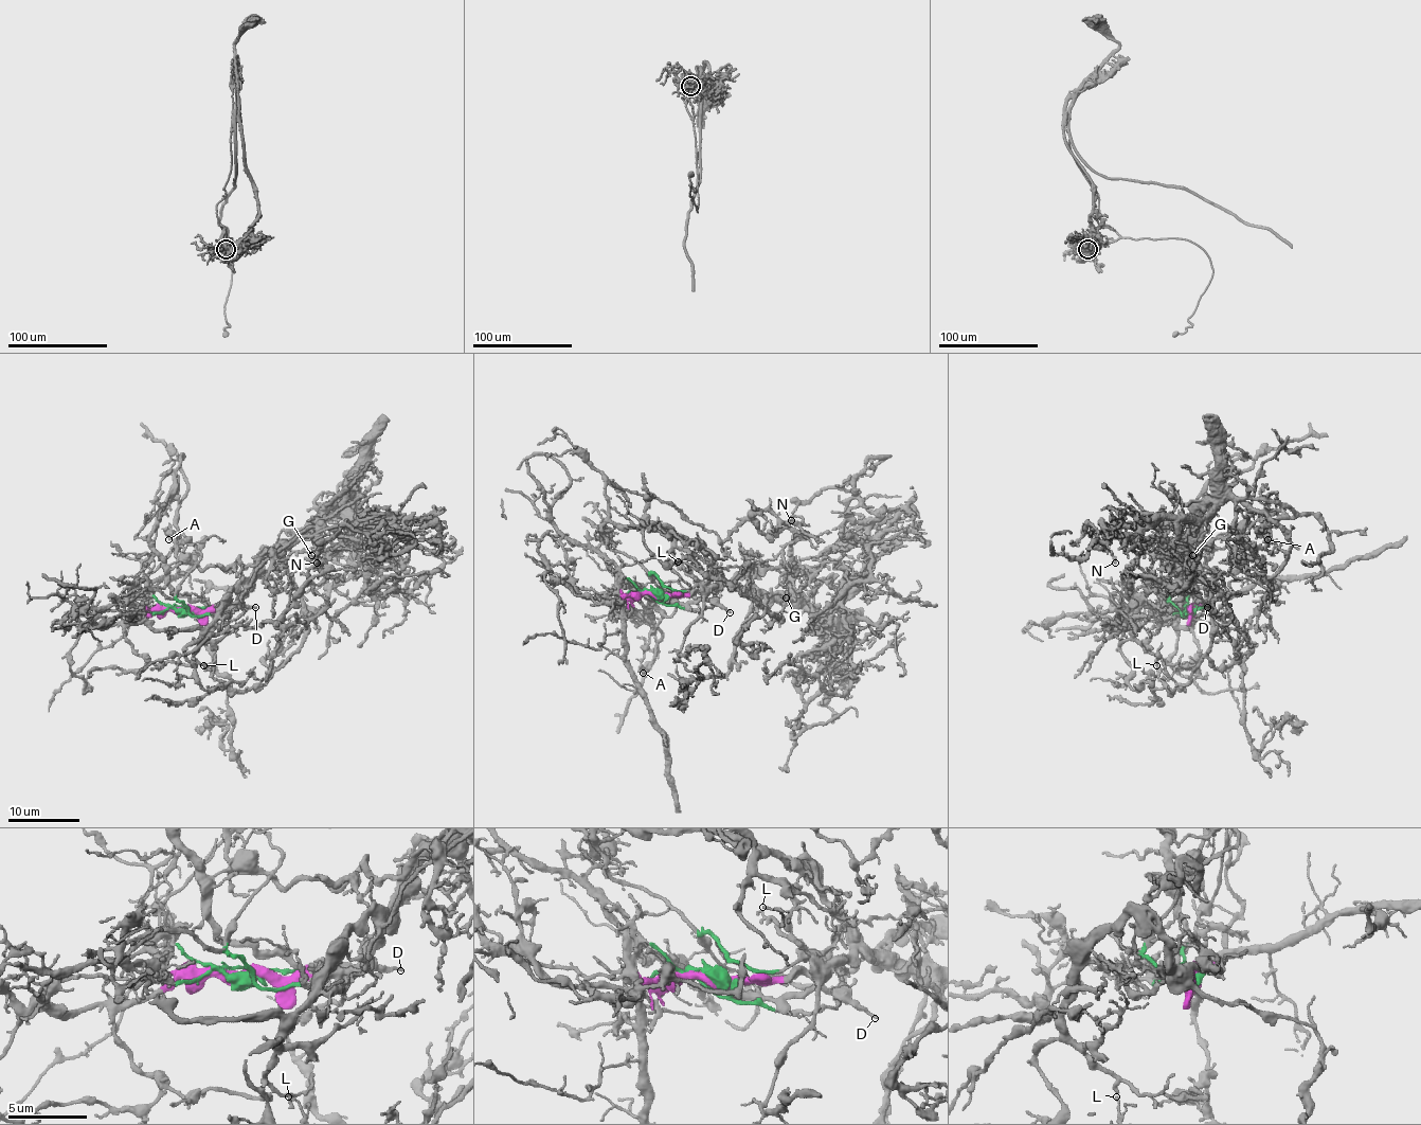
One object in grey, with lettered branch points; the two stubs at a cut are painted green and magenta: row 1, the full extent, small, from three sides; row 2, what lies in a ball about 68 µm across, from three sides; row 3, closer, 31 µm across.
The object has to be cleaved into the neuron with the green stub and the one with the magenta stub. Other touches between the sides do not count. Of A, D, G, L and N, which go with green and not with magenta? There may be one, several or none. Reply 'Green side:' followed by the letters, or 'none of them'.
Green side: A, D

